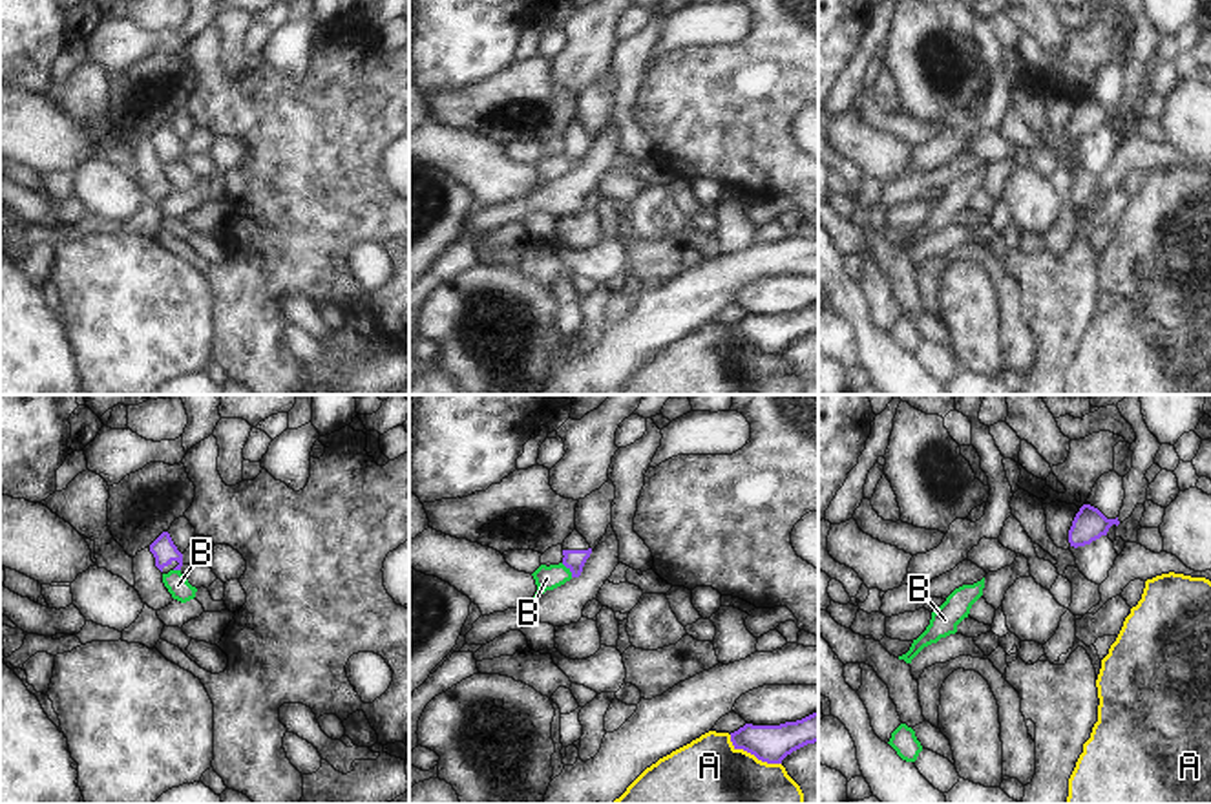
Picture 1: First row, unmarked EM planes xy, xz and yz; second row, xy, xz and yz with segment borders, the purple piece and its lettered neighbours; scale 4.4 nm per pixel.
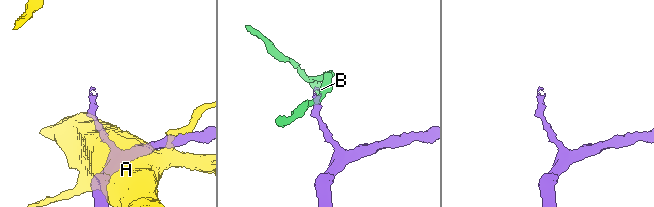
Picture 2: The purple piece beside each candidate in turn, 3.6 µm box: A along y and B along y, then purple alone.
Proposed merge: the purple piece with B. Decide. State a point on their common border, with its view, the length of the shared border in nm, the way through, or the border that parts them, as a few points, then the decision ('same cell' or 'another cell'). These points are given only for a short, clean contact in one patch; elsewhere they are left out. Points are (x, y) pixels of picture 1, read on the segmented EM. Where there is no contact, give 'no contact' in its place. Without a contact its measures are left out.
contact xz (570, 571); length 80 nm; border xz (561, 563), (572, 576); another cell

